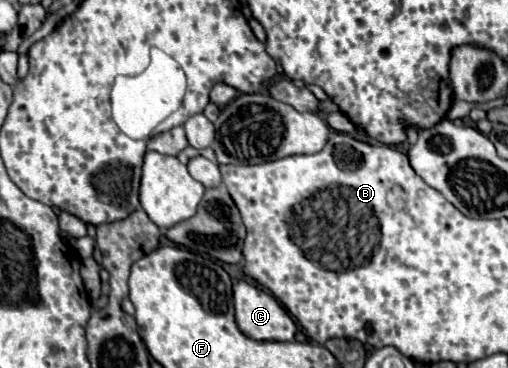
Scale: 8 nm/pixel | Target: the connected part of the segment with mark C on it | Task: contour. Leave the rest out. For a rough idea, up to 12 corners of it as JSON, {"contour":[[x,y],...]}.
{"contour":[[234,284],[236,324],[252,340],[292,342],[296,324],[256,284]]}

